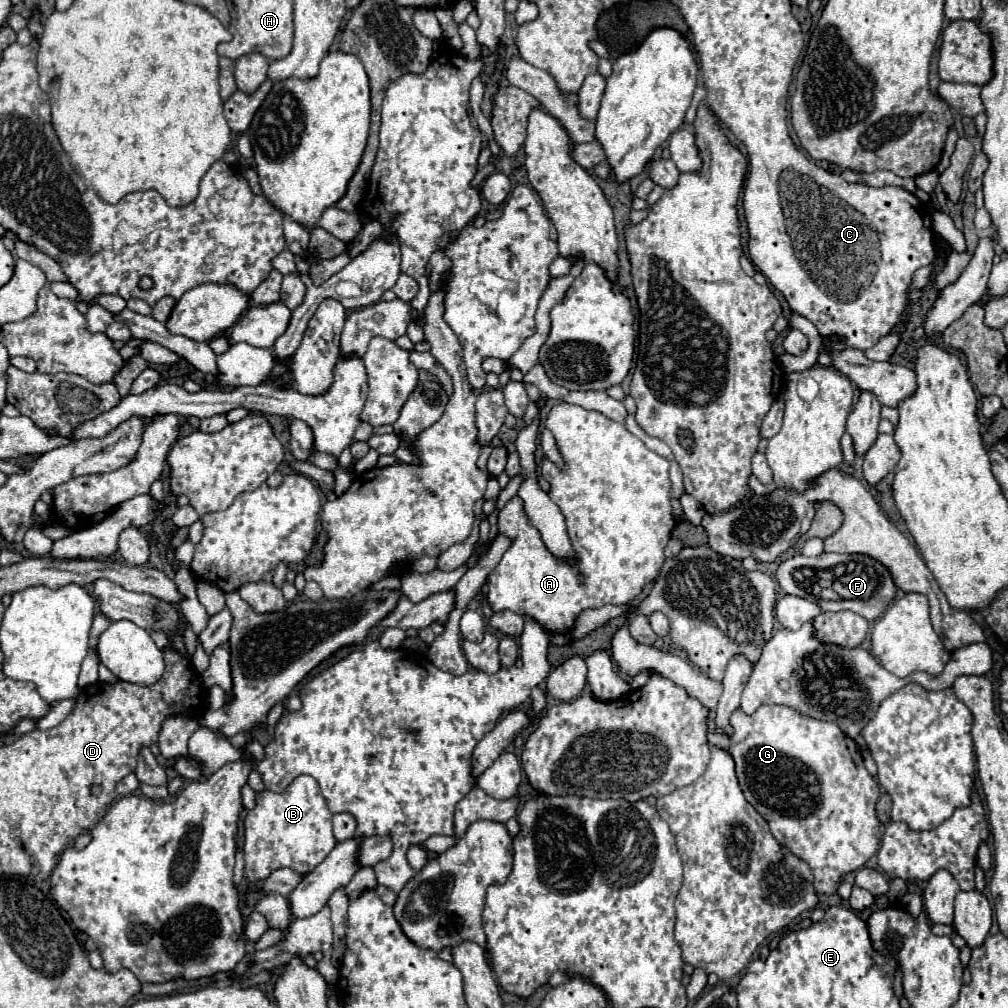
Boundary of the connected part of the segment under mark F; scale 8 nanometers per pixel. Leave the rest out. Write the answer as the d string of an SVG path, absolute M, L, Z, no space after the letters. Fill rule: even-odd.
M823 552L821 556L815 556L815 558L795 554L793 558L785 560L777 568L775 576L785 594L813 600L823 612L853 610L855 614L867 618L869 622L879 618L897 596L897 586L891 578L891 572L879 560L865 554ZM823 590L837 592L837 600L823 598Z

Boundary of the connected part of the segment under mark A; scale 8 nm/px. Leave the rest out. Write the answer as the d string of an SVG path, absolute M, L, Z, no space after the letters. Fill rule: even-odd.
M559 402L551 408L547 420L545 420L545 428L553 430L553 436L555 436L555 442L557 442L557 448L559 448L559 454L561 458L565 460L565 466L563 469L558 469L552 462L542 460L540 466L541 477L545 478L549 484L551 484L551 490L549 490L549 496L551 500L559 506L559 510L563 512L565 516L565 522L567 522L567 532L569 532L569 540L571 540L571 546L575 550L575 556L577 560L573 560L573 564L551 564L551 552L545 548L543 540L541 540L541 534L529 524L527 516L525 516L525 508L523 508L523 500L521 498L511 498L503 510L499 510L499 518L497 518L497 526L499 526L499 534L507 536L511 540L511 546L507 548L507 552L503 554L501 562L495 566L495 570L489 574L489 606L493 612L501 612L501 610L511 610L511 612L517 612L521 616L529 616L533 620L537 620L547 632L551 634L567 634L571 632L571 628L575 626L575 620L579 618L579 614L587 608L601 608L605 604L615 604L615 606L623 606L623 604L629 604L641 590L645 584L649 584L651 580L657 578L663 562L665 562L665 554L663 554L663 548L665 544L669 542L671 538L671 530L673 526L677 524L677 520L683 520L683 508L681 508L681 502L679 500L673 500L671 498L671 480L669 480L669 462L651 452L637 436L633 436L623 424L619 422L613 422L609 420L607 416L603 416L601 412L595 412L595 410L585 410L581 406L573 406L573 404L567 404L567 402Z

